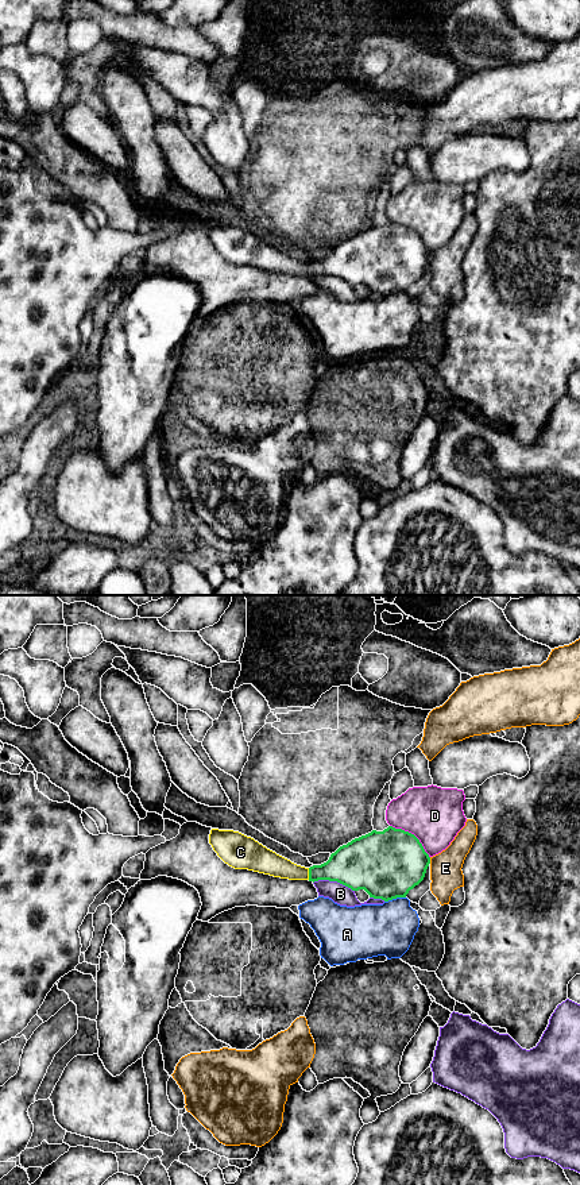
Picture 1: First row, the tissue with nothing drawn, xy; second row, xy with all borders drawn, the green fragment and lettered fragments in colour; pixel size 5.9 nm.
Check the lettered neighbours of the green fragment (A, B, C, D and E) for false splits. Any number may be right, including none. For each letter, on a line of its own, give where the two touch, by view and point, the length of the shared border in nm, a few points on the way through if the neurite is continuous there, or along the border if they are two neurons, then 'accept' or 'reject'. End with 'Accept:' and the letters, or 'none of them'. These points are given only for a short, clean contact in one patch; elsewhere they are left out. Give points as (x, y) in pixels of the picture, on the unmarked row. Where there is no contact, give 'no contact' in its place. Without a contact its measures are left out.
A: meets green in xy at (394, 293); contact 130 nm long; reject
B: meets green in xy at (333, 276); contact 260 nm long; reject
C: meets green in xy at (309, 269); contact 70 nm long; runs through xy (350, 261), (309, 269), (293, 267), (269, 258); accept
D: meets green in xy at (413, 230); contact 300 nm long; reject
E: meets green in xy at (429, 255); contact 40 nm long; reject
Accept: C

